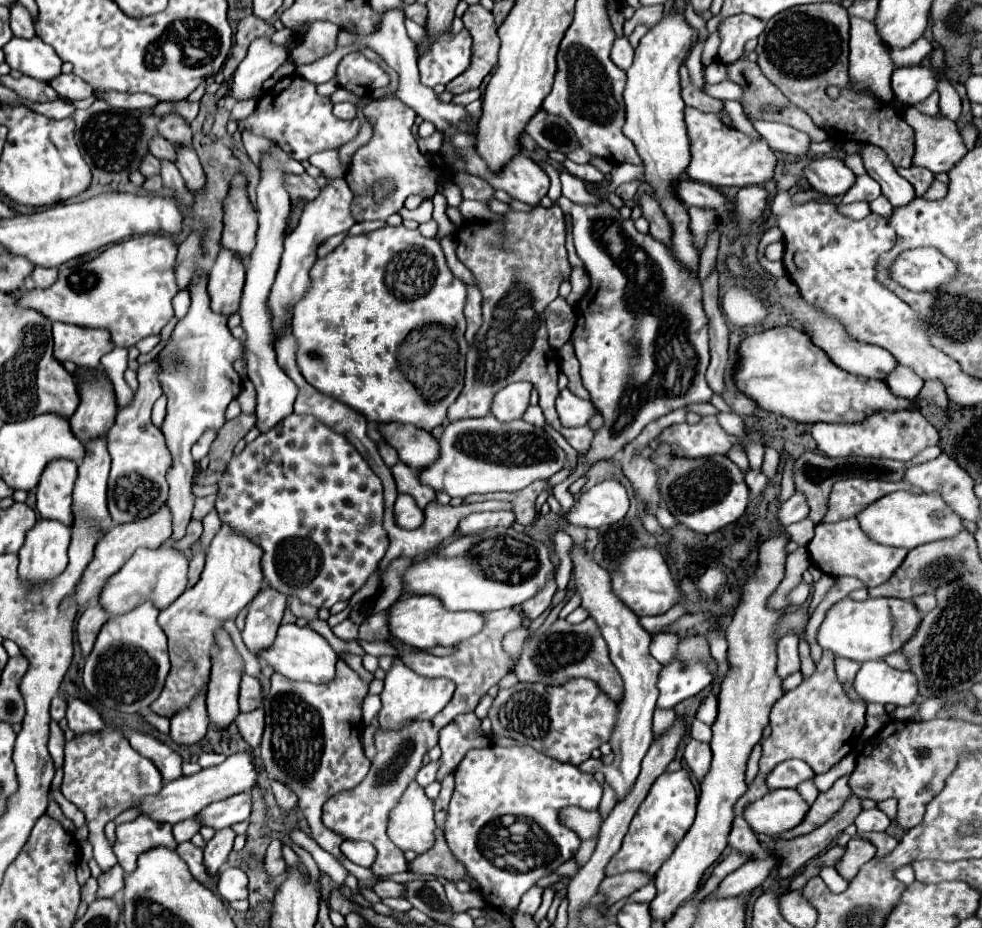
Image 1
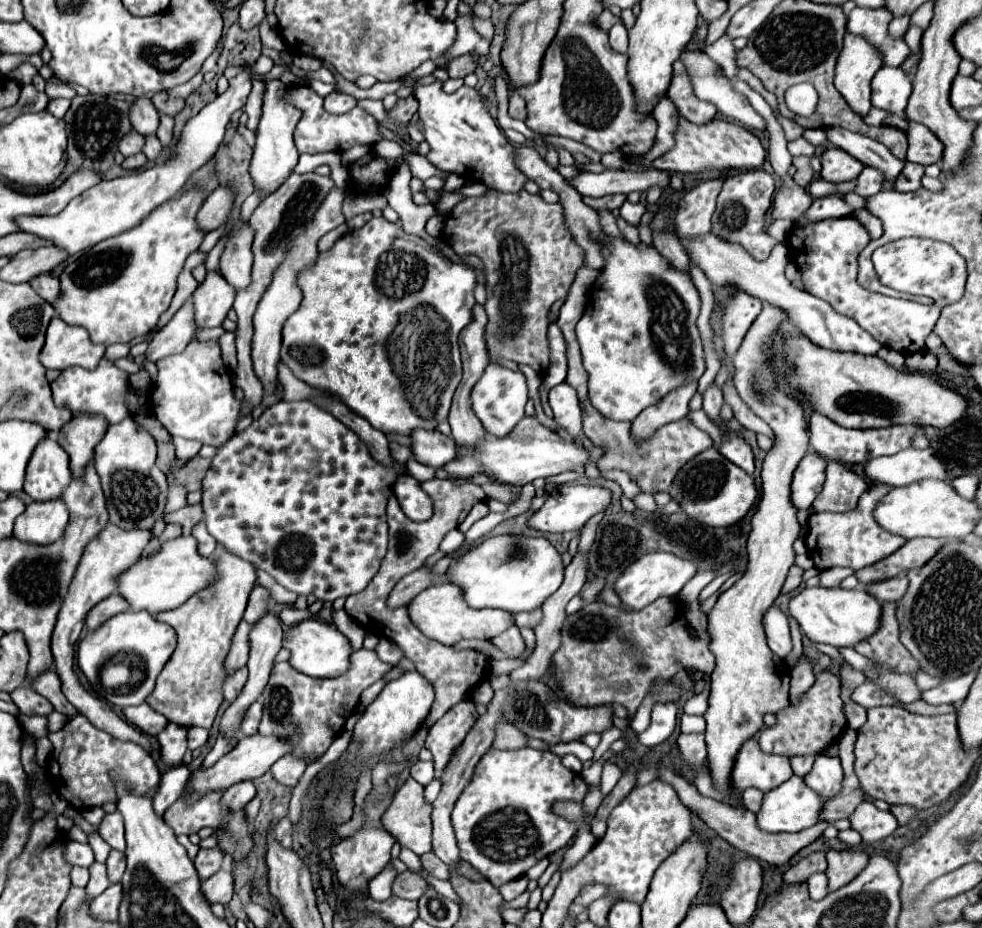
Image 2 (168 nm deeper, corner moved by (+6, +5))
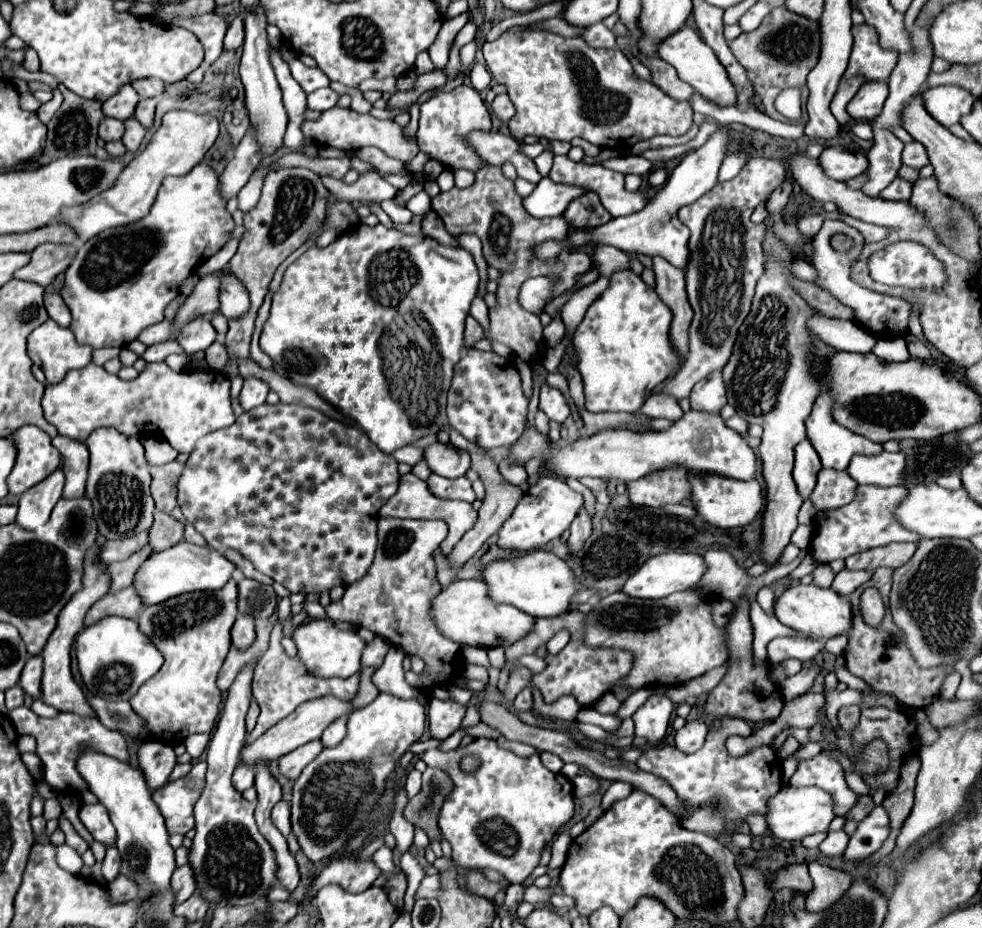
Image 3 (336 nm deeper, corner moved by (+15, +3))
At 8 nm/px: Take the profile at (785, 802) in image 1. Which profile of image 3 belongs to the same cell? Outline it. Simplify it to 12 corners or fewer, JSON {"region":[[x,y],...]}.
{"region":[[784,785],[768,801],[768,831],[802,839],[828,831],[832,797]]}

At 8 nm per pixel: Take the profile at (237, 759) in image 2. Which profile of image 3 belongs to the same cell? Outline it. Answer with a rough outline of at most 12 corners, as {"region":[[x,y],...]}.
{"region":[[350,701],[302,703],[240,751],[240,763],[276,761],[320,739]]}

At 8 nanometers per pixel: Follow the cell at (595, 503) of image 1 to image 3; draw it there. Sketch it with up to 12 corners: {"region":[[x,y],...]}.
{"region":[[544,475],[502,525],[498,545],[538,549],[584,507],[560,477]]}

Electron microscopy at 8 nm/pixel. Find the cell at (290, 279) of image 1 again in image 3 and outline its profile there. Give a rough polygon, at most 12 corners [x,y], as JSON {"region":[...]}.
{"region":[[244,379],[244,411],[266,401],[270,387],[262,379]]}

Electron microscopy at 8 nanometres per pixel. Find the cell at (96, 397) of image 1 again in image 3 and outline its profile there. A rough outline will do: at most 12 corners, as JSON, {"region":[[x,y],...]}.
{"region":[[52,439],[62,455],[64,497],[84,495],[88,449],[82,441]]}

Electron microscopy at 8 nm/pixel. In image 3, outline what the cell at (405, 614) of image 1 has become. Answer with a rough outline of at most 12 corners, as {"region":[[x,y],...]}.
{"region":[[486,583],[432,599],[436,629],[472,647],[508,647],[532,615],[496,605]]}

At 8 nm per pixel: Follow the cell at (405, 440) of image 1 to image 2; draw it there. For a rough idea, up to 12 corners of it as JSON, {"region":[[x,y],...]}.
{"region":[[417,429],[413,459],[439,469],[457,459],[453,437]]}

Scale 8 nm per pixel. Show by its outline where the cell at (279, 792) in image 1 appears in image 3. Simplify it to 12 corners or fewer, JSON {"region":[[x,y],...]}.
{"region":[[320,741],[290,751],[278,761],[280,773],[296,781],[322,749]]}

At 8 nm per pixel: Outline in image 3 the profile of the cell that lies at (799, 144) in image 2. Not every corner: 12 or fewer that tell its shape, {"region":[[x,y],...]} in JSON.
{"region":[[752,157],[680,209],[692,255],[686,363],[660,393],[690,397],[728,363],[768,261],[760,201],[786,179]]}

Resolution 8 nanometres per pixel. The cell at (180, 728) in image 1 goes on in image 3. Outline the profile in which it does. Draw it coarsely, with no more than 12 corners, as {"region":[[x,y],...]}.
{"region":[[148,739],[138,749],[140,769],[156,791],[176,765],[172,745]]}

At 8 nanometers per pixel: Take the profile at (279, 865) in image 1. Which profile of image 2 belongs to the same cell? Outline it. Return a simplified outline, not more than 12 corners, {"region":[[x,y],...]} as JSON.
{"region":[[283,817],[273,835],[281,845],[291,847],[293,825],[287,817]]}

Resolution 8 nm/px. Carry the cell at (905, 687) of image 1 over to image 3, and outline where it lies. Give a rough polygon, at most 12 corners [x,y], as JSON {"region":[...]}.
{"region":[[846,635],[832,637],[824,649],[832,655],[842,655],[846,649]]}

